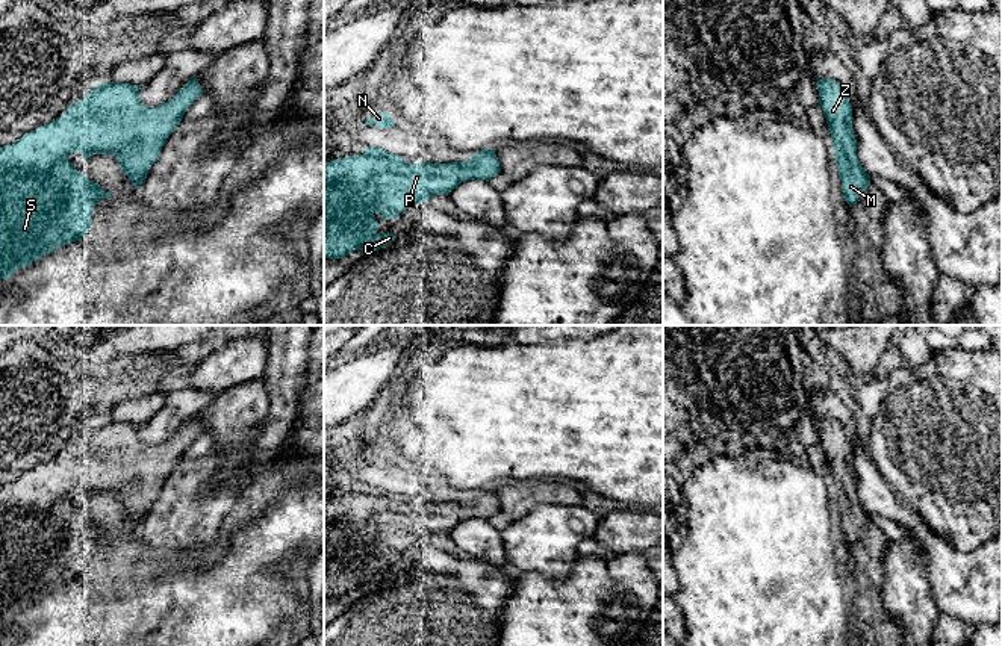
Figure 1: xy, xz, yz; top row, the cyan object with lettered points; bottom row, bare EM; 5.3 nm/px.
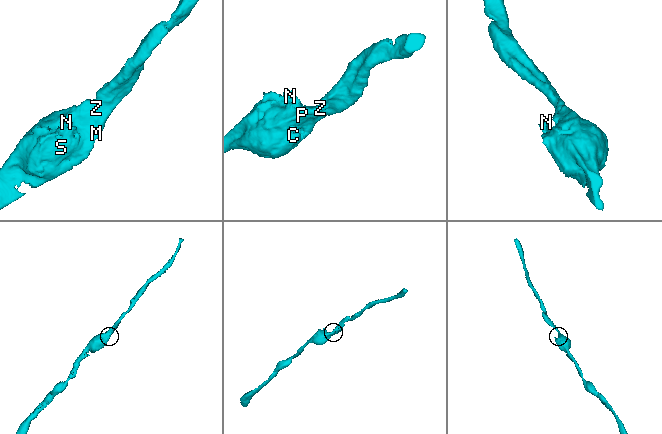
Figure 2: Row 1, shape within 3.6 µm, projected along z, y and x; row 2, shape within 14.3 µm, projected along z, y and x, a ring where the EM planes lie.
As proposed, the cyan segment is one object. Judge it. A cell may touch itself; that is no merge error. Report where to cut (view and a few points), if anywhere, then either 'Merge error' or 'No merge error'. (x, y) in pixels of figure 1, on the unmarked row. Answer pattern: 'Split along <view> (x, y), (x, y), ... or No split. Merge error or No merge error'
No split. No merge error

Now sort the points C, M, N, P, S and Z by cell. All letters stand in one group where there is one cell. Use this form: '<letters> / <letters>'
C M N P S Z

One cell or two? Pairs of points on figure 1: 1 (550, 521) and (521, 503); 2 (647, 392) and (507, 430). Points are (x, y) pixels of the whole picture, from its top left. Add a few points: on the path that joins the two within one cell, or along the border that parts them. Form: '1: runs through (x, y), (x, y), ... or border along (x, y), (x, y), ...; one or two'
1: border along (566, 504), (536, 504), (513, 521); two
2: runs through (612, 410), (542, 412); one

